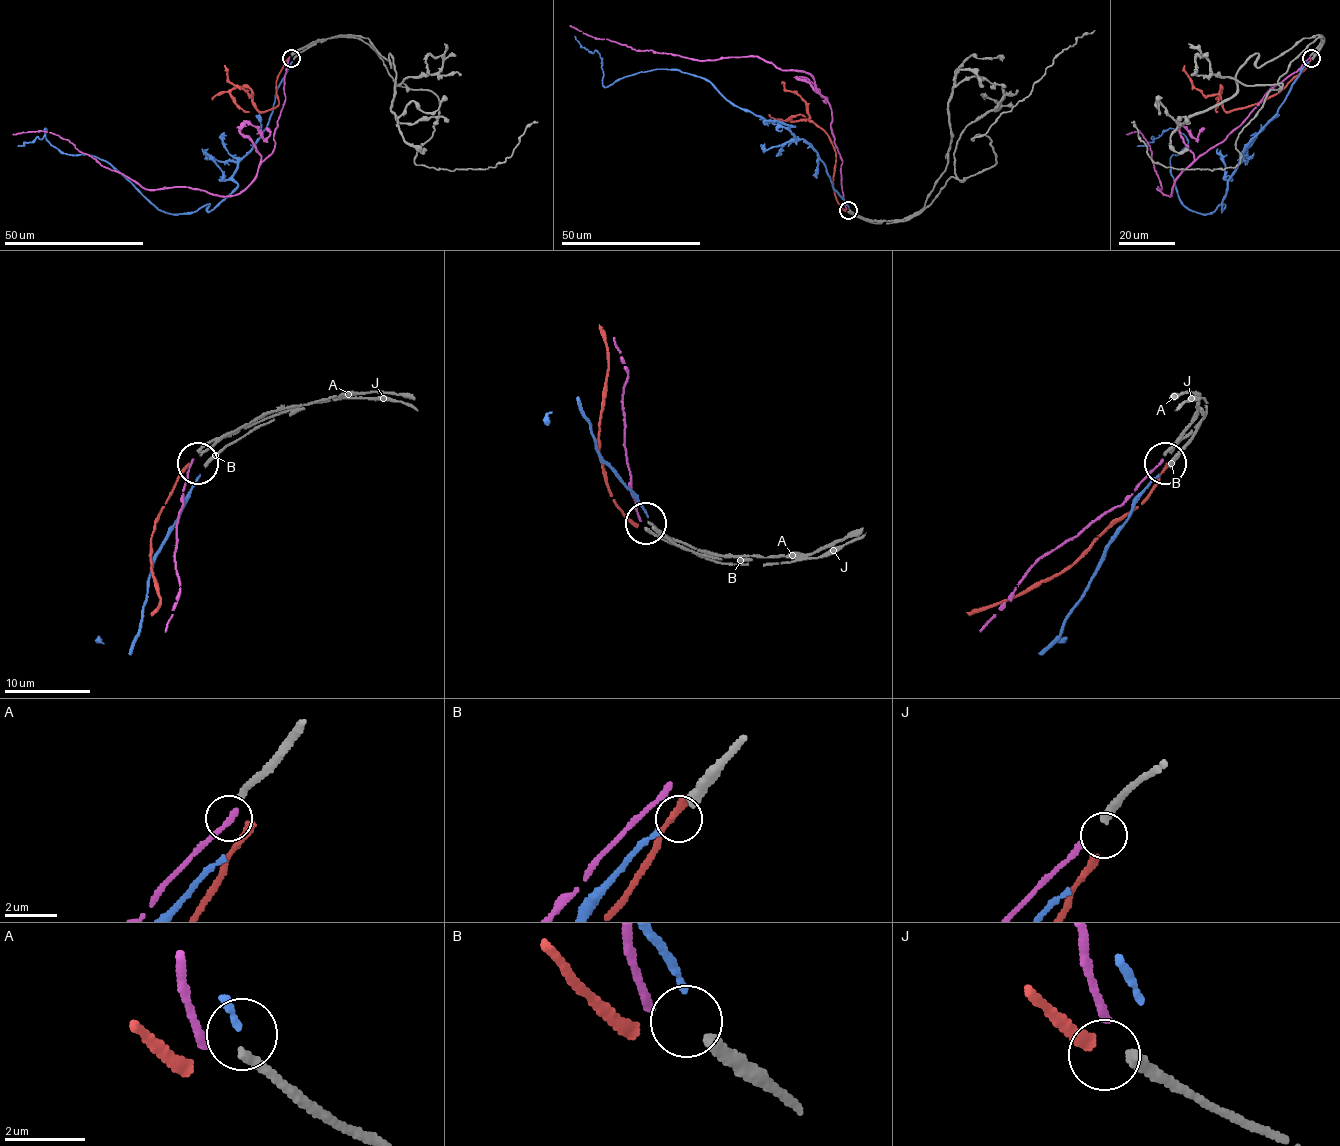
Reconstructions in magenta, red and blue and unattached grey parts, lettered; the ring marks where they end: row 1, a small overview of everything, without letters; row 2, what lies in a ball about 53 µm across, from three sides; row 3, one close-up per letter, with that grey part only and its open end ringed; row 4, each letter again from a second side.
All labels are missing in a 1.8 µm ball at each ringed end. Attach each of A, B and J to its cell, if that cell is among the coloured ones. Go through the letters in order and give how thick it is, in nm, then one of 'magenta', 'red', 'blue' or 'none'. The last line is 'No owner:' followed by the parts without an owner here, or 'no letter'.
A: 200 nm | none
B: 360 nm | blue
J: 320 nm | red
No owner: A

